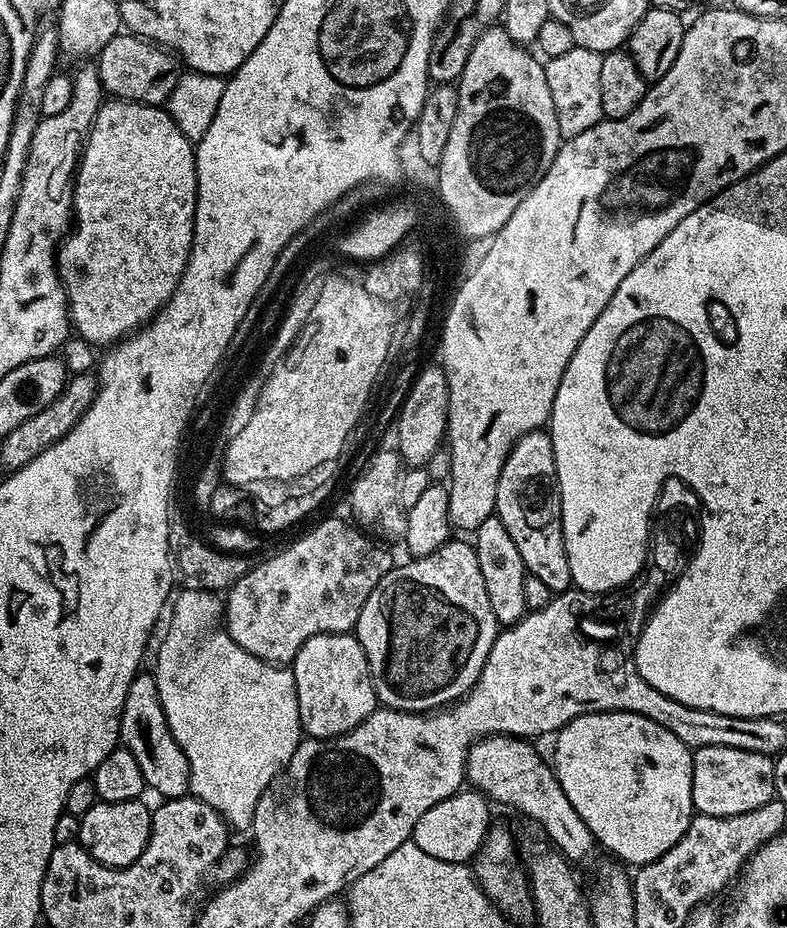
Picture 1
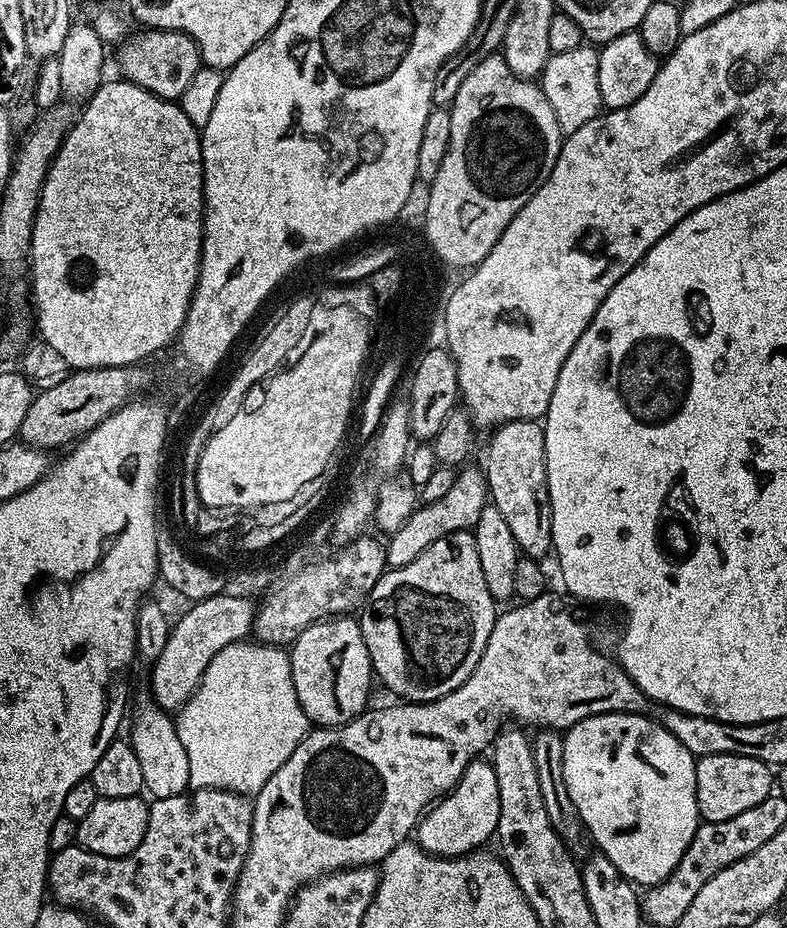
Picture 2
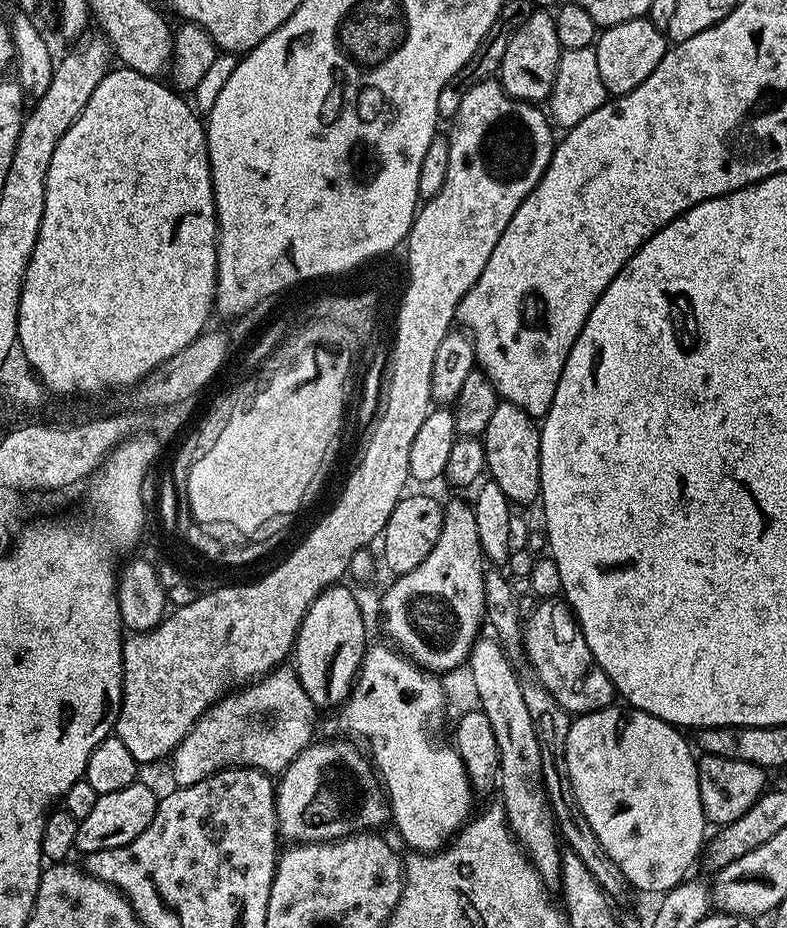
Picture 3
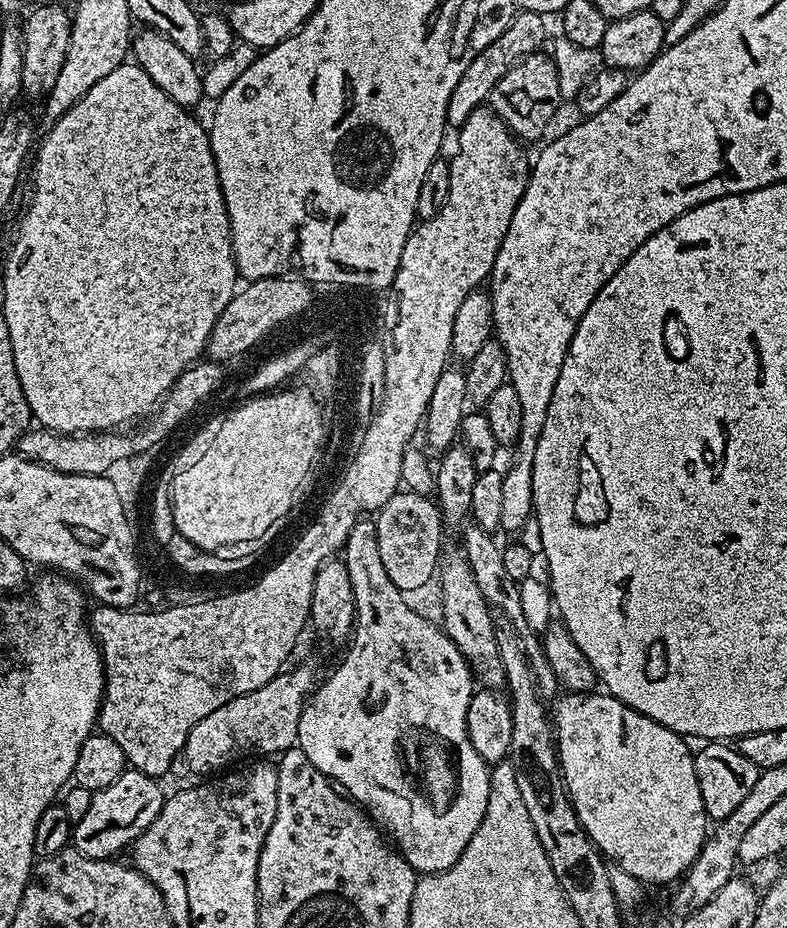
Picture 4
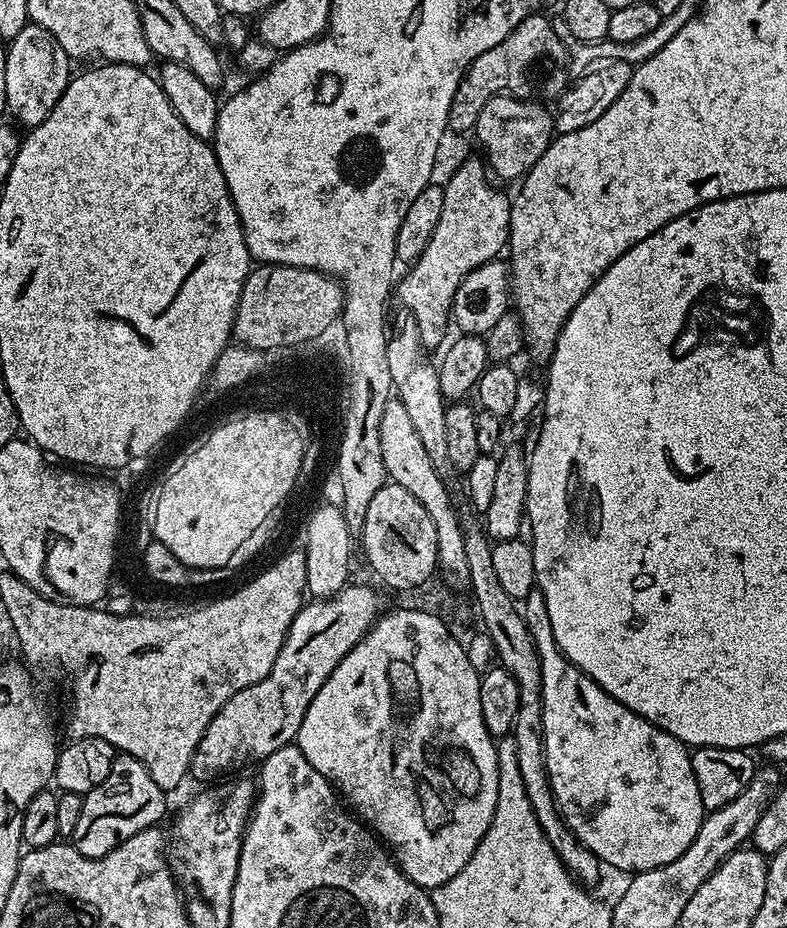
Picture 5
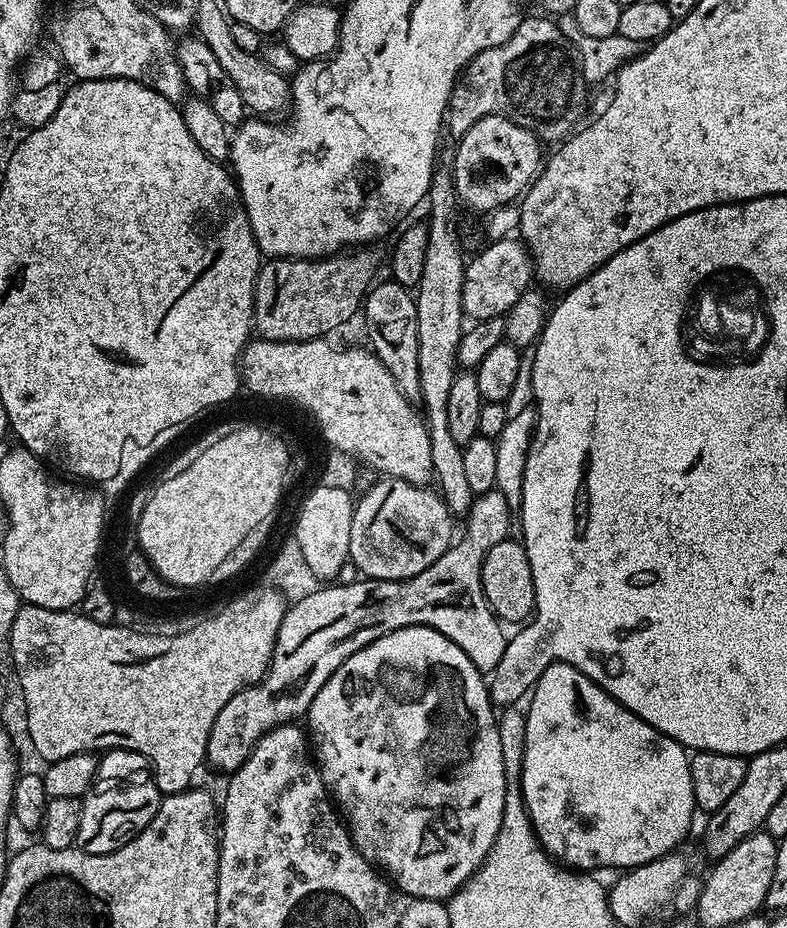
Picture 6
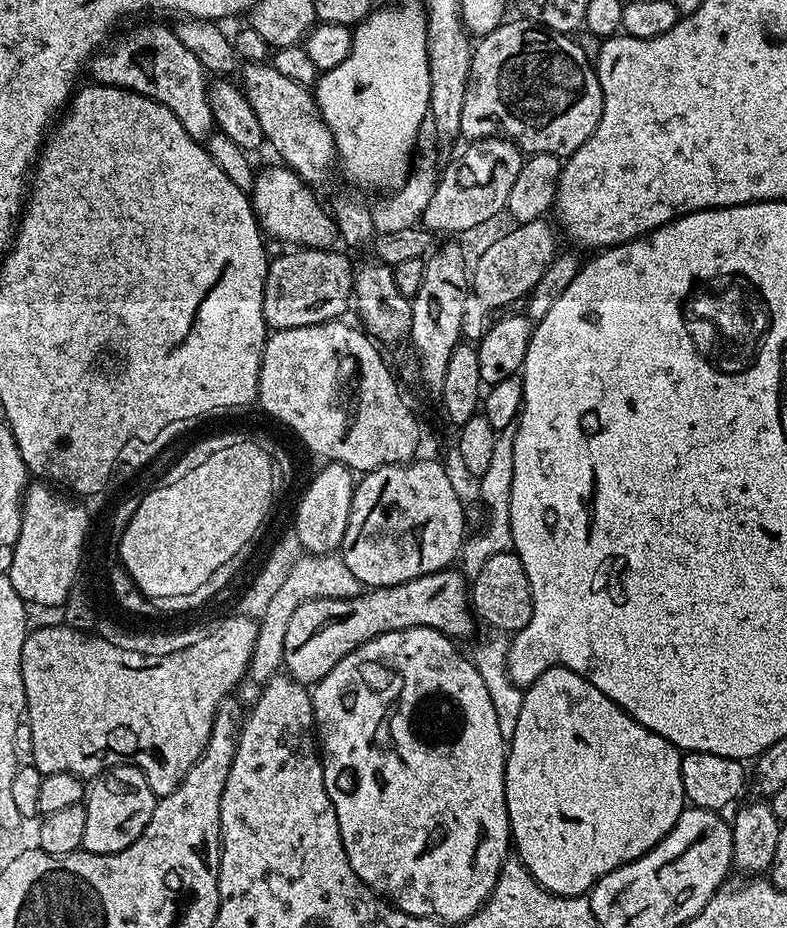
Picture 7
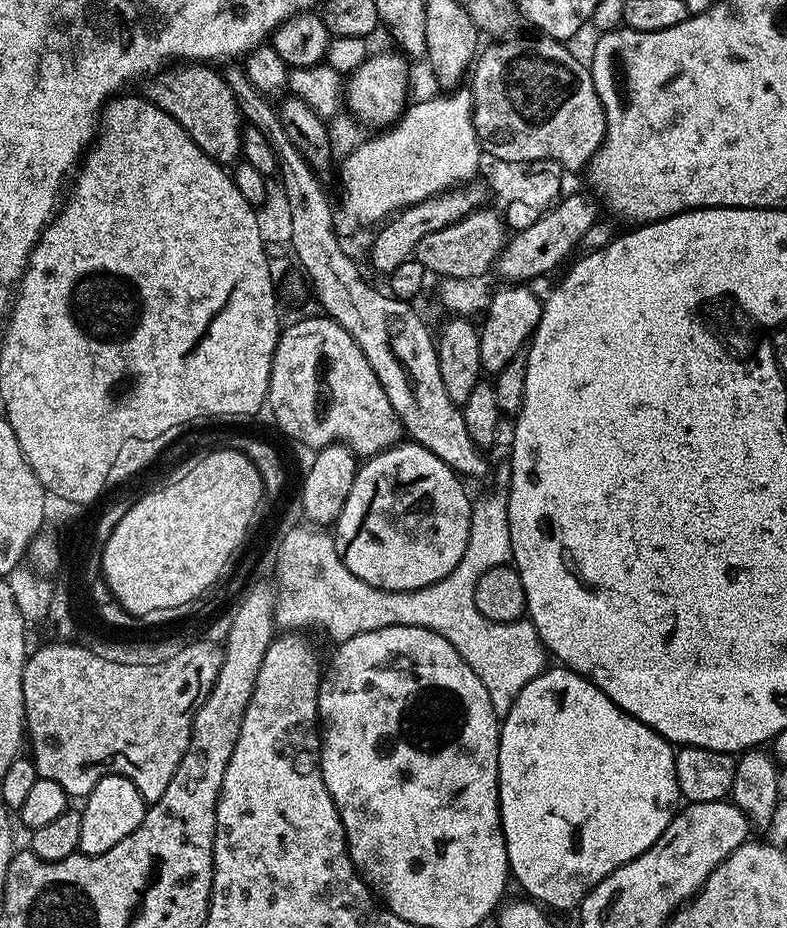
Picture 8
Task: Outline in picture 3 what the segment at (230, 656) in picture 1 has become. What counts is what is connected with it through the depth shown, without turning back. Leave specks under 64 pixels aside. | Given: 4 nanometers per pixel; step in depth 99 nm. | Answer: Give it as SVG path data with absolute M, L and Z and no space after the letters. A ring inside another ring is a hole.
M288 666L273 668L259 680L221 696L186 734L171 761L175 783L185 788L213 776L221 768L233 766L261 768L263 772L279 774L303 748L313 743L312 731L318 728L316 715L316 704L310 702L306 690L302 690L295 671ZM264 715L276 720L263 724L260 719Z

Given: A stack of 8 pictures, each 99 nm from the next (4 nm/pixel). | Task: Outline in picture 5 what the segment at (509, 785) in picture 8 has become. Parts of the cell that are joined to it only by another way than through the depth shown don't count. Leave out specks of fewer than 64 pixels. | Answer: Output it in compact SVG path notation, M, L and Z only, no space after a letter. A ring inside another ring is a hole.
M539 590L532 591L522 601L522 613L540 657L545 769L569 830L607 867L609 864L627 874L654 870L682 858L706 815L689 749L669 732L655 728L649 720L631 712L565 658L556 647L554 630L546 614L546 598L542 598Z

